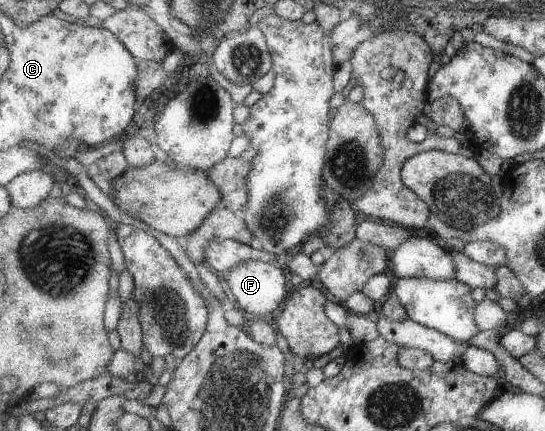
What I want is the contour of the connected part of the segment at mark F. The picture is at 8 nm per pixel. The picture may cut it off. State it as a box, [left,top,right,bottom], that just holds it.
[221,260,289,316]

